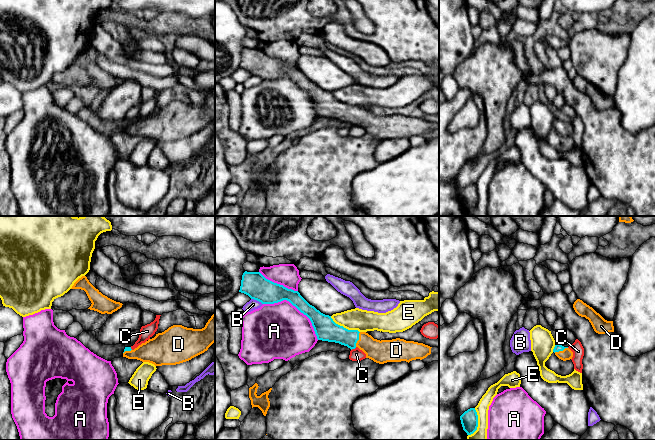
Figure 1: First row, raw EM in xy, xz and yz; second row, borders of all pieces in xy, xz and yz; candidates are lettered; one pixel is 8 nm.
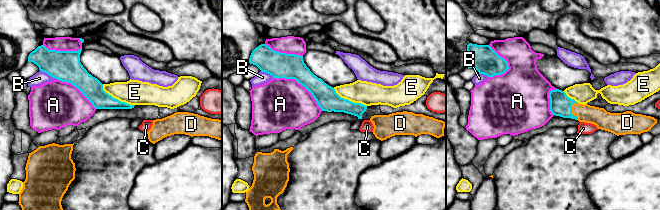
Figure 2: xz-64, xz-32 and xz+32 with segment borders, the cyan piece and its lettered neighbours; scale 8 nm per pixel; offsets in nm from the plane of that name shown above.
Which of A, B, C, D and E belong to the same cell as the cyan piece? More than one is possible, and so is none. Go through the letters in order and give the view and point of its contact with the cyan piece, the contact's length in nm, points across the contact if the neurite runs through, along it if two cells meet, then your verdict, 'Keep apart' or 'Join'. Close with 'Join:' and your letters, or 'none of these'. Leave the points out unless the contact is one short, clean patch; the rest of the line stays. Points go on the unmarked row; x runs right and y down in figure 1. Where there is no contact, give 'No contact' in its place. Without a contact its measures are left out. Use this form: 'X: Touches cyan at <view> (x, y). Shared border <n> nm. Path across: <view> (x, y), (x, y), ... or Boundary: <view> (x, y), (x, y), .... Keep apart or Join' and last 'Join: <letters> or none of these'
A: Touches cyan at xz (296, 83). Shared border 550 nm. Keep apart
B: Touches cyan at xz (257, 76). Shared border 110 nm. Keep apart
C: Touches cyan at xz (353, 124). Shared border 50 nm. Boundary: xz (356, 123), (351, 126). Keep apart
D: Touches cyan at xz (358, 115). Shared border 130 nm. Path across: xz (329, 107), (348, 114), (358, 115), (378, 127), (383, 127). Join
E: Touches cyan at xz (343, 103). Shared border 280 nm. Keep apart
Join: D

